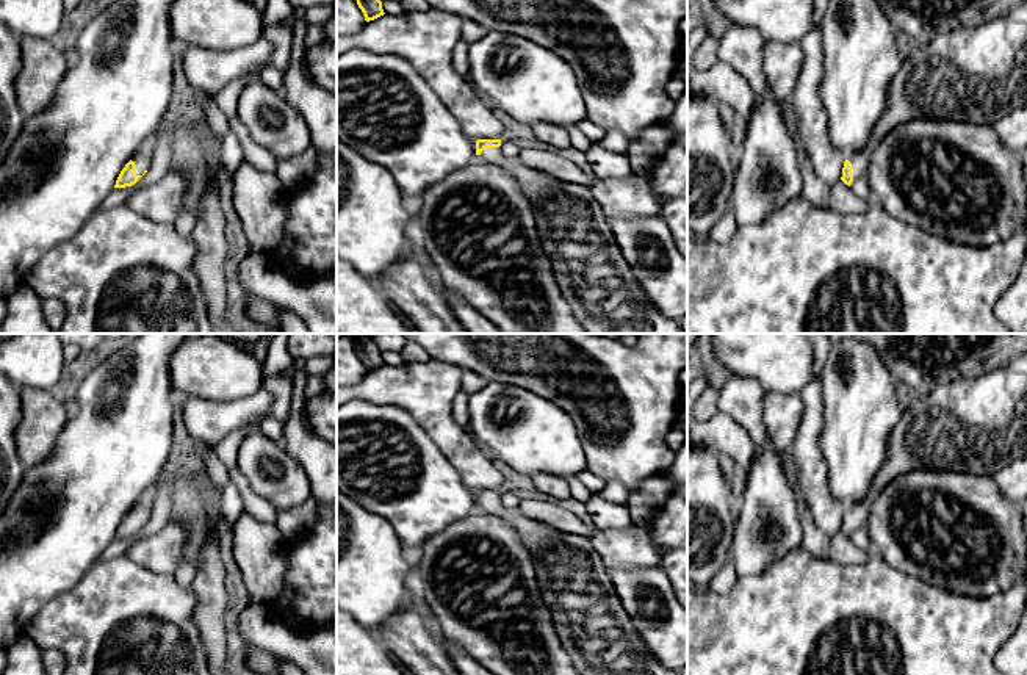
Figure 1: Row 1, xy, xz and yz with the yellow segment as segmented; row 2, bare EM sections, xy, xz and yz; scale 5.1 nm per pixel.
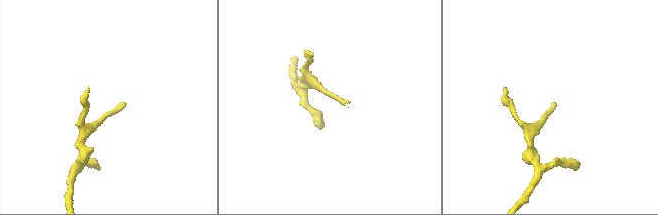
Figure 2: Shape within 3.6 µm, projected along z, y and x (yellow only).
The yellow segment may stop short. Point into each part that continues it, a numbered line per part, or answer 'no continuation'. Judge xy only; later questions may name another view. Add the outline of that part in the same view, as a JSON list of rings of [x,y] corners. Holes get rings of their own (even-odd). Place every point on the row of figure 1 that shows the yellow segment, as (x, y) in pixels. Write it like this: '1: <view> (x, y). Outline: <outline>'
1: xy (141, 162). Outline: [[[135,155],[132,161],[136,164],[136,175],[142,175],[149,169],[152,158],[144,155]]]

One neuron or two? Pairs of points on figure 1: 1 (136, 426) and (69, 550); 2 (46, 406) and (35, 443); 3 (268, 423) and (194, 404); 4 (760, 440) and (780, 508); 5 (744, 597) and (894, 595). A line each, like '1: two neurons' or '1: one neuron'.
1: one neuron
2: one neuron
3: two neurons
4: one neuron
5: one neuron

